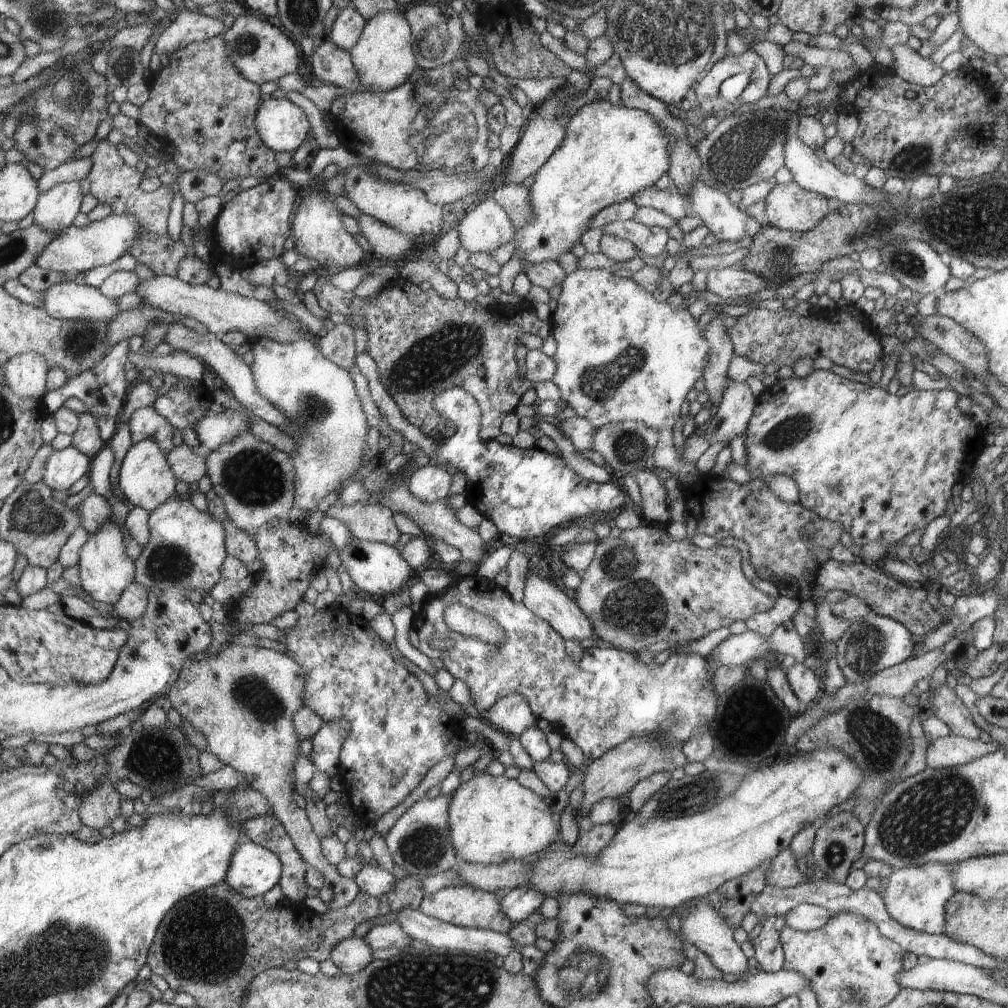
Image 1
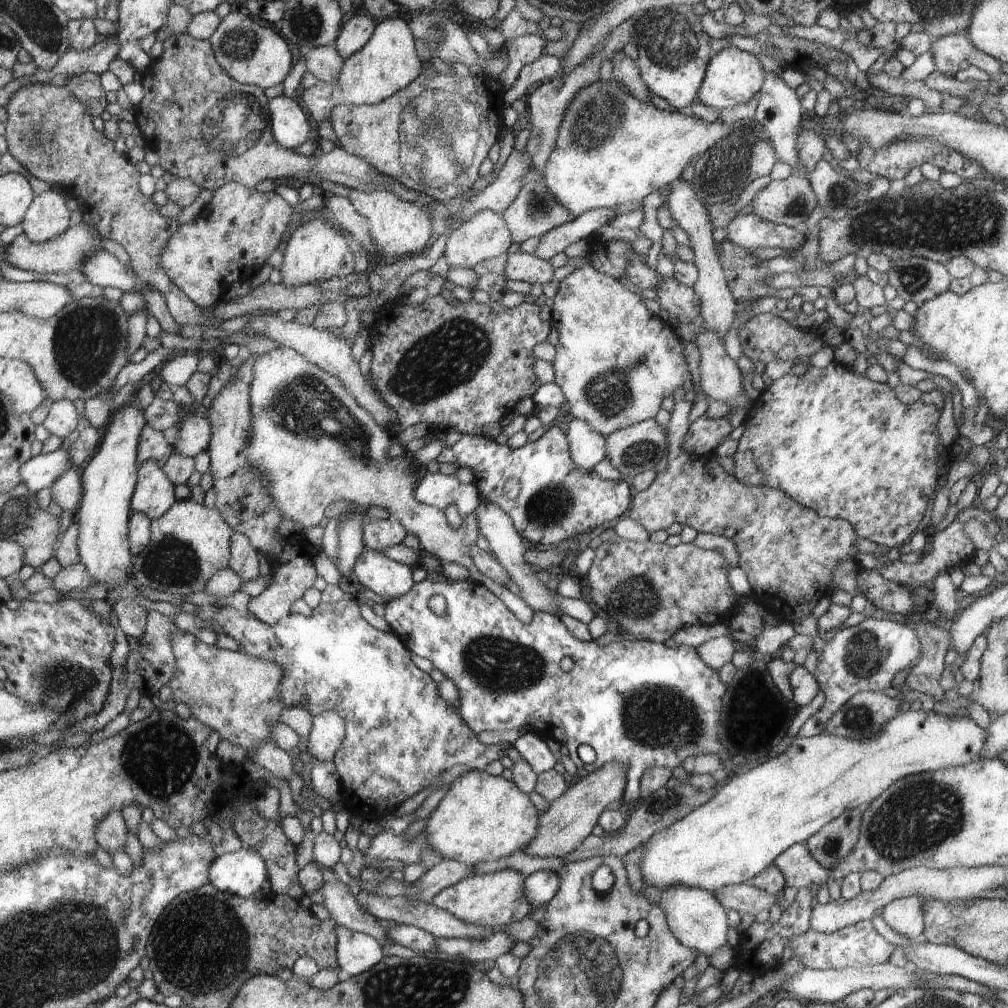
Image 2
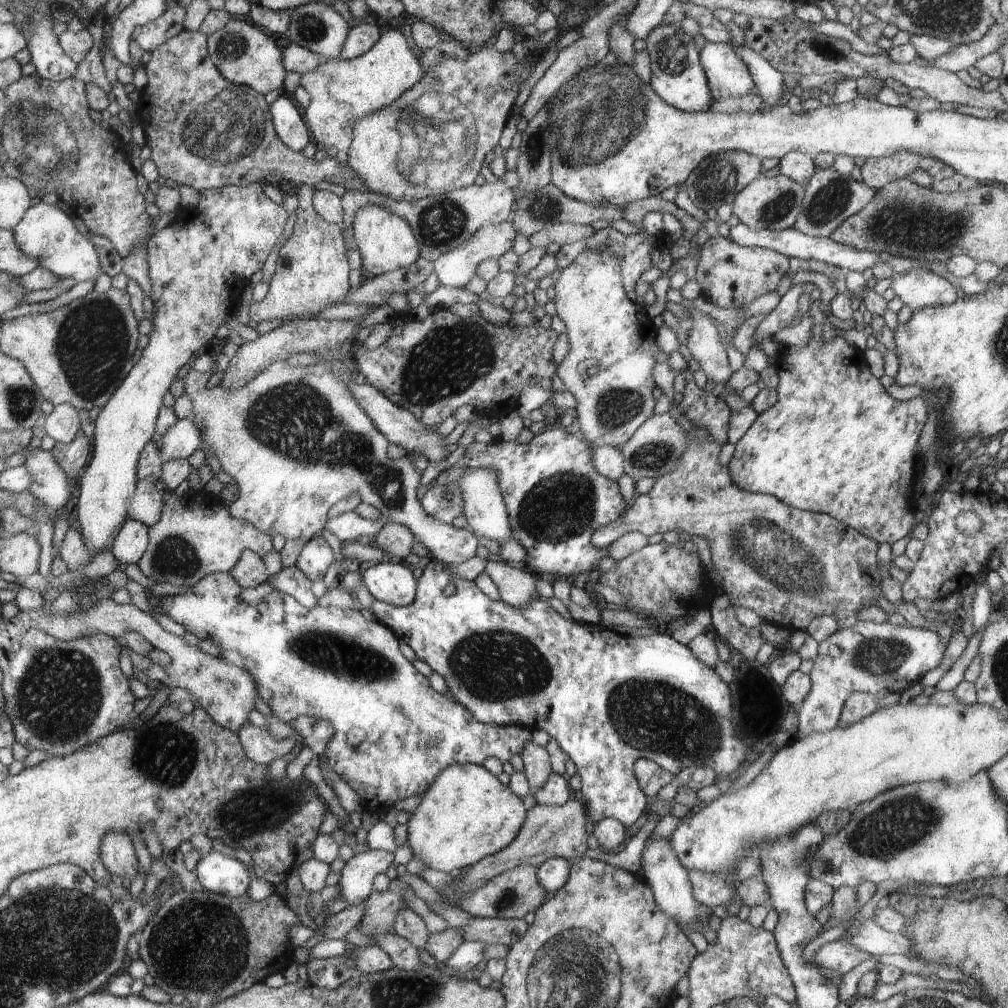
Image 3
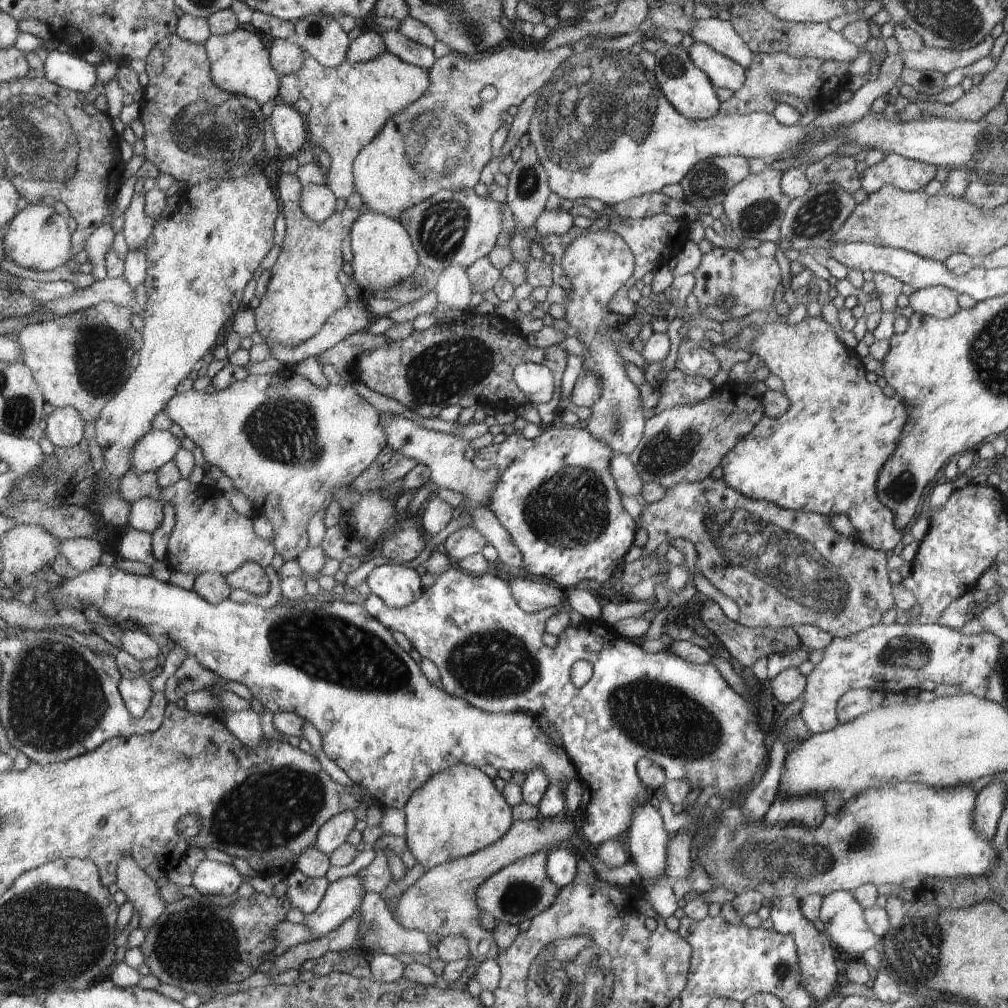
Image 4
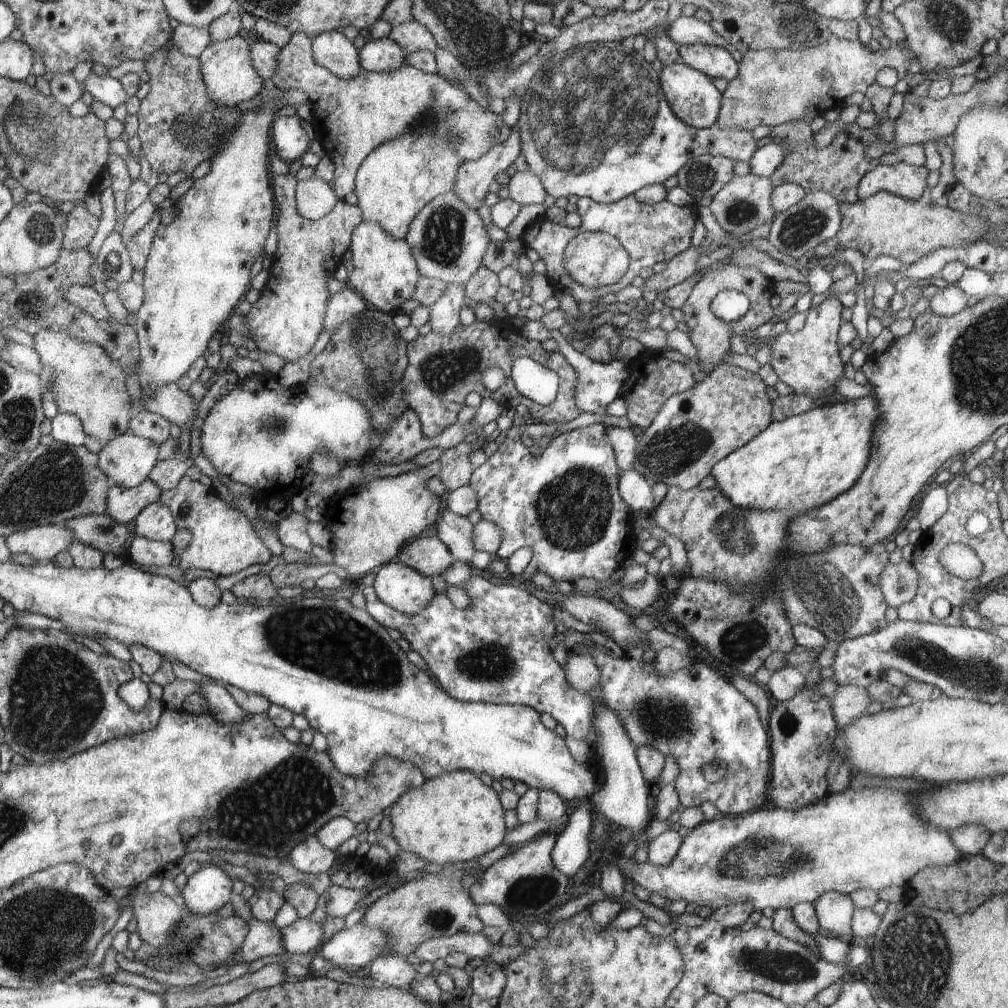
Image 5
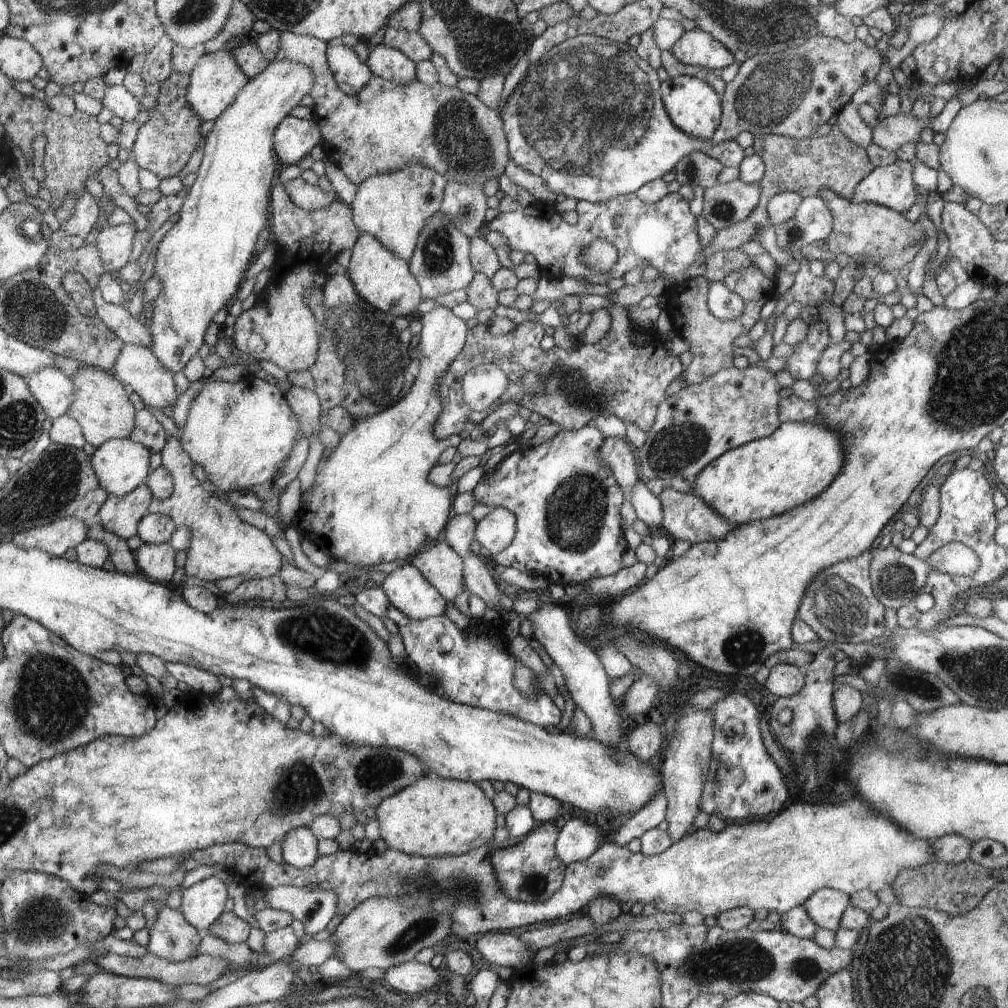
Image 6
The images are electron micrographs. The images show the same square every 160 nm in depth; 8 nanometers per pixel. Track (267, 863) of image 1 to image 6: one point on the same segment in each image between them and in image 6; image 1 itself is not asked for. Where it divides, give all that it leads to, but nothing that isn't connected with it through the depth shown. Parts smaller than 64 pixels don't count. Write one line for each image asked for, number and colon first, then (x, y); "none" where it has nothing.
2: (242, 873)
3: (221, 874)
4: (211, 877)
5: (206, 891)
6: (202, 904)

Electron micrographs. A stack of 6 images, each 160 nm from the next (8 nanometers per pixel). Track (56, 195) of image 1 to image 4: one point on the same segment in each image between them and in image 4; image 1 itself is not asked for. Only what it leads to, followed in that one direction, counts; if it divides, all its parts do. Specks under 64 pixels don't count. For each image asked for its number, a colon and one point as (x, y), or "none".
2: (47, 218)
3: (47, 235)
4: (37, 238)

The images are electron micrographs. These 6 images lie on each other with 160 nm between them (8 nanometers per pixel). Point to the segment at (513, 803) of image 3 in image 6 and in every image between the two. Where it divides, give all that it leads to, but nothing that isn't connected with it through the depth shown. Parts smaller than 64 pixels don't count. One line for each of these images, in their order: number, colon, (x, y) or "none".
4: (458, 812)
5: (455, 817)
6: (432, 817)

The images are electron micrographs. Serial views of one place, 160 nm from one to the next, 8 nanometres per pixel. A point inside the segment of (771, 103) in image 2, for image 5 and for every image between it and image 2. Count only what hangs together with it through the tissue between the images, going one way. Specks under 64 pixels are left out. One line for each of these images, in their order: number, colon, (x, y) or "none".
3: (769, 81)
4: (719, 34)
5: (684, 30)

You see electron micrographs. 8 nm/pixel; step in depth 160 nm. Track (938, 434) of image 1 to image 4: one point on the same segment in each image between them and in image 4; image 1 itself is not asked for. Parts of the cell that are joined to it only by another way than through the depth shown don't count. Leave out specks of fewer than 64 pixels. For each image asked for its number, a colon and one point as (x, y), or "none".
2: (842, 445)
3: (835, 442)
4: (823, 456)

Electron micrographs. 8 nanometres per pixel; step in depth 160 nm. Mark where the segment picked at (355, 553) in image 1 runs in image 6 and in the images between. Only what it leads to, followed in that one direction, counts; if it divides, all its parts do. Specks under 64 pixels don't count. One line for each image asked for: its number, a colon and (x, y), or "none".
2: (376, 571)
3: (390, 581)
4: (399, 586)
5: (397, 585)
6: (409, 589)

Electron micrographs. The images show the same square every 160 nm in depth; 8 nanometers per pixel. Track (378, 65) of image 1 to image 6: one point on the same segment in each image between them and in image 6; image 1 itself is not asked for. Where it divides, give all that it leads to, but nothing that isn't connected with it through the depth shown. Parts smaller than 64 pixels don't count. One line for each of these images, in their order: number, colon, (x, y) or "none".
2: (389, 62)
3: (342, 91)
4: (350, 104)
5: (352, 117)
6: (387, 126)

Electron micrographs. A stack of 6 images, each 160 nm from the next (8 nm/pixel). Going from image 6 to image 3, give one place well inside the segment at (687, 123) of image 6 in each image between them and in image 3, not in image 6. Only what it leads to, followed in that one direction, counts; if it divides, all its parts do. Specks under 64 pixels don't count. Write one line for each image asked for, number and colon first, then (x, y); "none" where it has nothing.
3: (679, 78)
4: (686, 86)
5: (692, 96)

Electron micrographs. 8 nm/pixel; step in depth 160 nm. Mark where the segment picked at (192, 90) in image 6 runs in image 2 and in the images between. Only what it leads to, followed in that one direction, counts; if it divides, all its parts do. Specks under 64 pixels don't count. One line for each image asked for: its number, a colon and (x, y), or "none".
2: (254, 55)
3: (244, 55)
4: (240, 64)
5: (229, 76)

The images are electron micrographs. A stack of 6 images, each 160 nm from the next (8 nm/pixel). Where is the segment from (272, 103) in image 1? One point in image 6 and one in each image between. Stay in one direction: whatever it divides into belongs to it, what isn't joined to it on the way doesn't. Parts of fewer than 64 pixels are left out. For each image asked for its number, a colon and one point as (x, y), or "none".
2: (289, 123)
3: (290, 127)
4: (288, 126)
5: (291, 141)
6: (293, 138)

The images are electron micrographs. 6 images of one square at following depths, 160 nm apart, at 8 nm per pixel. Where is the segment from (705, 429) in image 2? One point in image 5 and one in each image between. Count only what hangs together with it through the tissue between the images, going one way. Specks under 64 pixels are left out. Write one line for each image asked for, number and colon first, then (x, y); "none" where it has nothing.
3: (703, 408)
4: (678, 389)
5: (654, 378)

